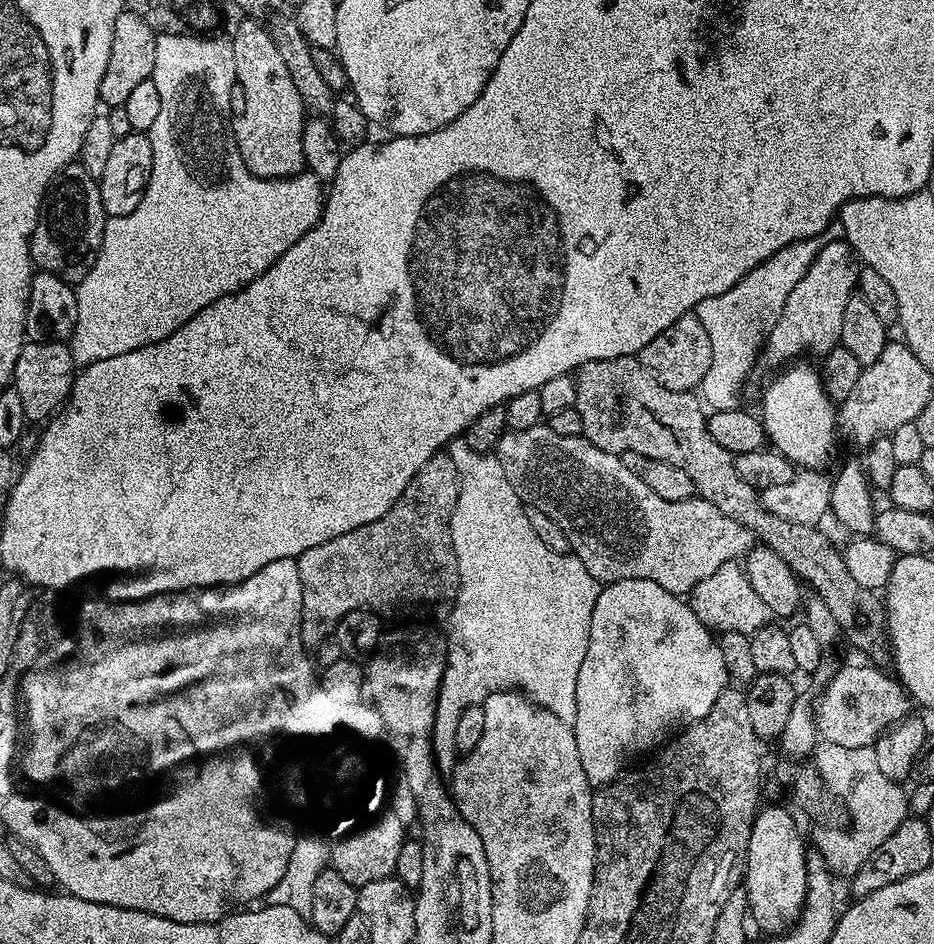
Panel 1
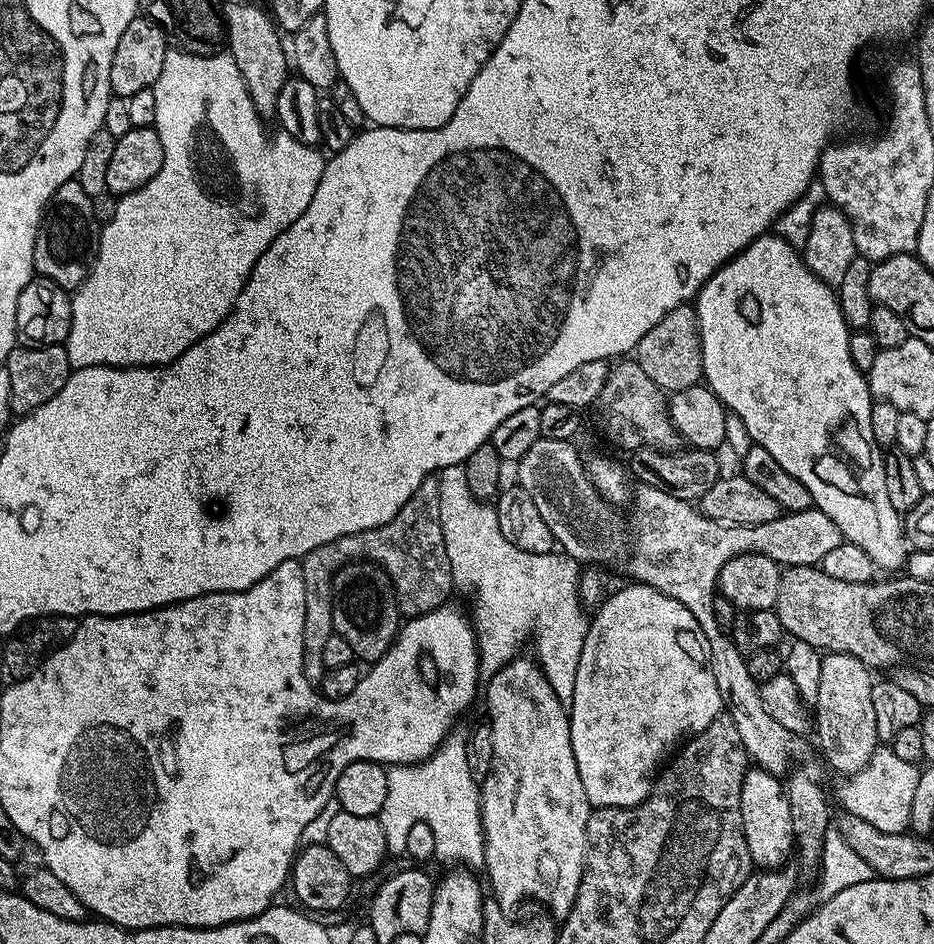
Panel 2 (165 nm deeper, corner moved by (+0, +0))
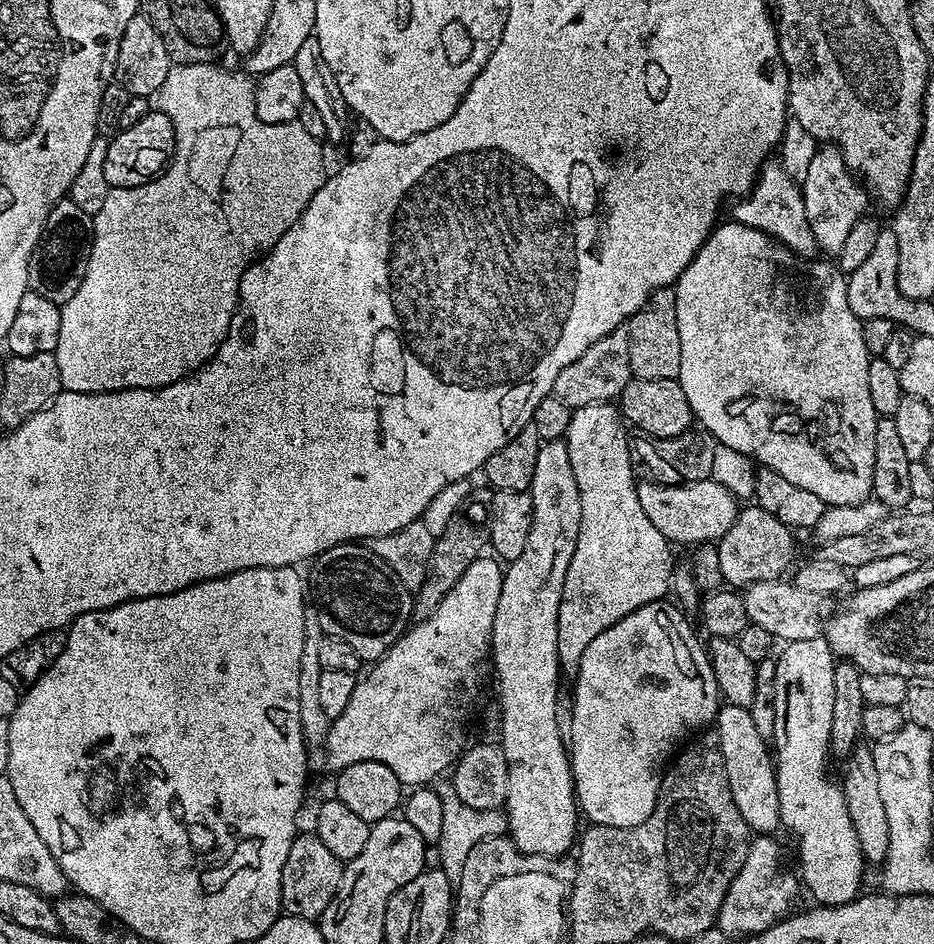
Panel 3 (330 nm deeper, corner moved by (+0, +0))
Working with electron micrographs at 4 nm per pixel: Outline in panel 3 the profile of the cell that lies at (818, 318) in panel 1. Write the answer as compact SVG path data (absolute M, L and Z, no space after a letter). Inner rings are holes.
M817 147L810 167L806 170L806 178L802 181L802 191L806 222L812 232L815 247L819 251L821 248L824 252L840 253L850 230L854 230L854 222L865 219L867 212L864 211L868 208L870 196L865 185L848 168L838 147Z

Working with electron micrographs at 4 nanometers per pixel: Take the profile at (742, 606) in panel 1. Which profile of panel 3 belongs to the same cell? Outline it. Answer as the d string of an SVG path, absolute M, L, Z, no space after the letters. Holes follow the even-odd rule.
M759 506L751 507L739 509L734 526L730 526L730 530L726 530L726 534L718 541L724 584L736 590L743 590L758 582L781 579L785 575L784 571L787 570L788 563L792 560L792 555L796 552L796 544L792 541L793 529L778 522L774 514L766 514L766 510L762 510Z

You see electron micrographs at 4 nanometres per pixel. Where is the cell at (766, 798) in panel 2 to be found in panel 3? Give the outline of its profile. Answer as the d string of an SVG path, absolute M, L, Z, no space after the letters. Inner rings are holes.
M725 703L717 712L714 731L716 737L720 739L722 762L726 770L730 794L734 794L734 806L738 806L738 814L742 814L746 826L753 833L775 833L775 828L781 827L780 792L782 788L776 783L776 766L769 741L758 734L749 709L730 703Z

